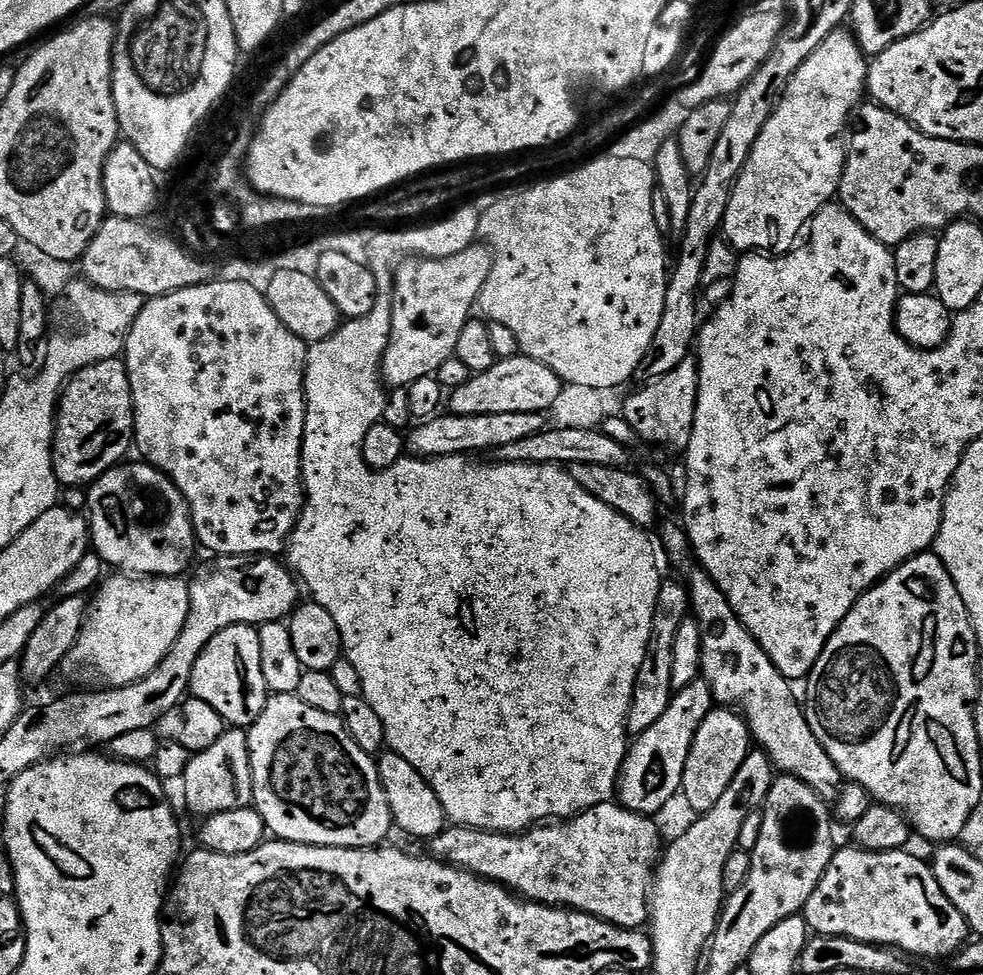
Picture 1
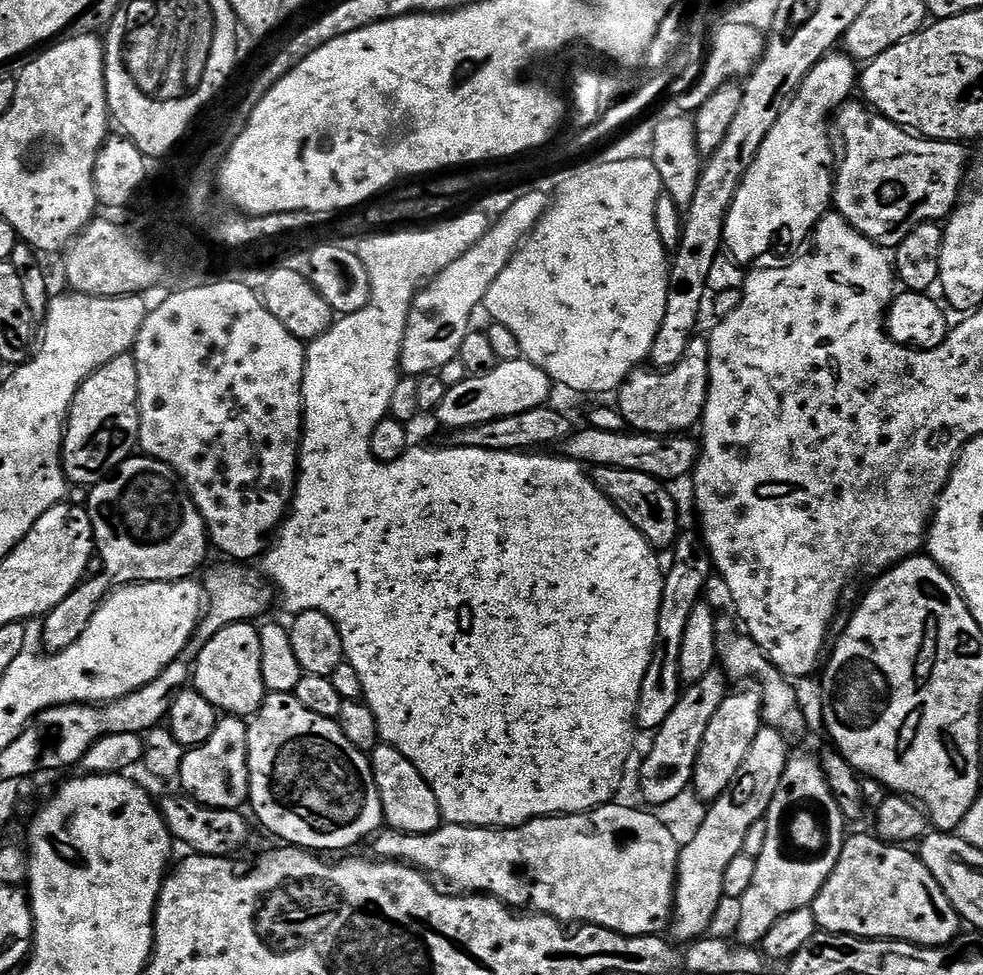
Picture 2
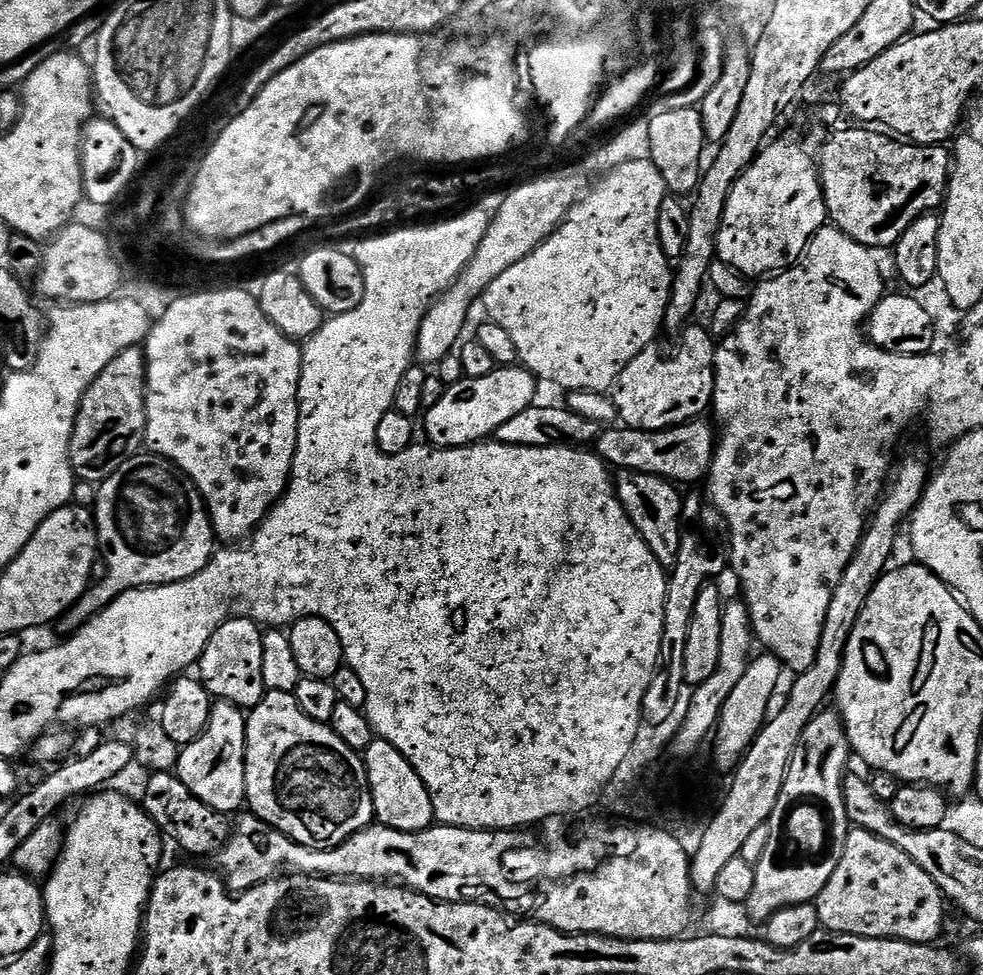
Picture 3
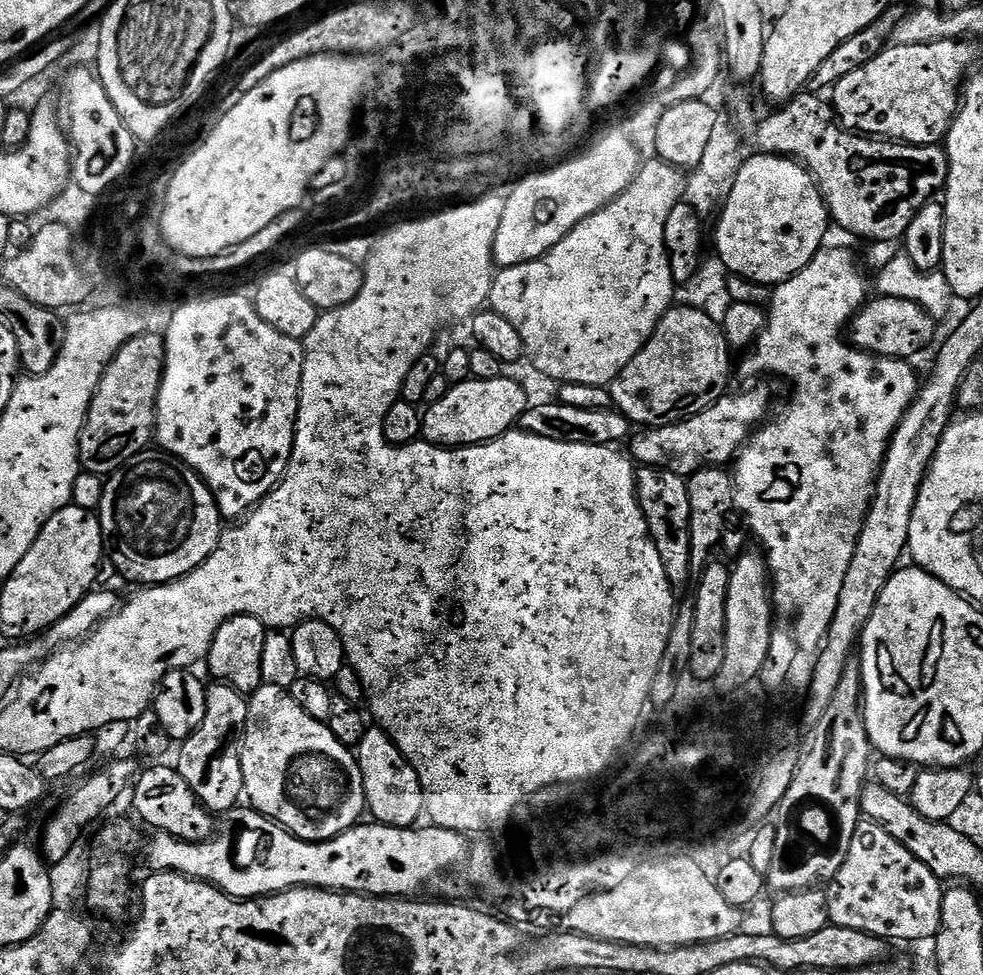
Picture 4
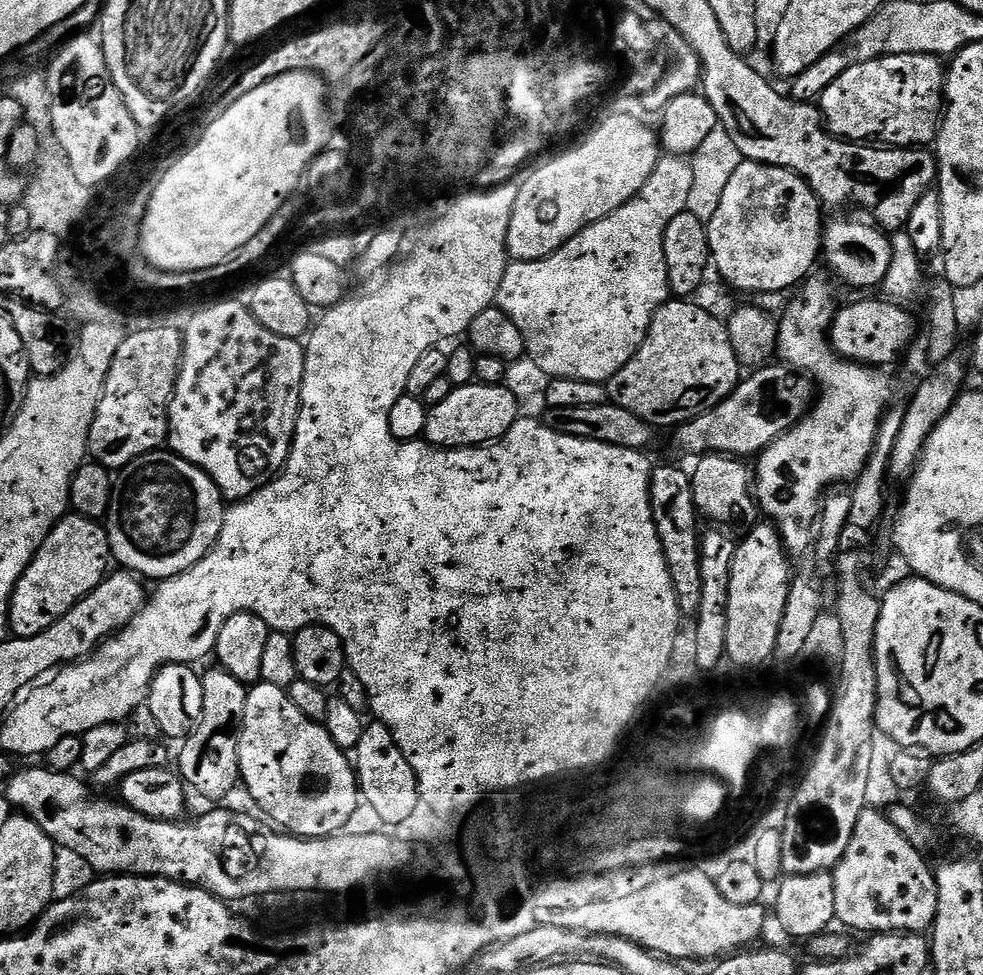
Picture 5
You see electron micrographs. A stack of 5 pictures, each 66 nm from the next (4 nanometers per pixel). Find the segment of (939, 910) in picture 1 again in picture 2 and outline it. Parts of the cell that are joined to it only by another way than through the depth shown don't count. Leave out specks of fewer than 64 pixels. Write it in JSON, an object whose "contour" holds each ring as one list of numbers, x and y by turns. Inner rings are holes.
{"contour":[[875,834,849,835,838,866,834,866,810,906,817,929,871,940,909,940,931,948,957,939,962,932,959,914,919,855,908,851,912,850,886,844]]}

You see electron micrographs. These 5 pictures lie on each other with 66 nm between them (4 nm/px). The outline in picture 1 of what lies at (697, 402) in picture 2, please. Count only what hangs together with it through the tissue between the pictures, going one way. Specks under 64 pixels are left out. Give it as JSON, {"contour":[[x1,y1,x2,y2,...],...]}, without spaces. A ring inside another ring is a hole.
{"contour":[[689,358,674,366,670,374,662,374,657,380,647,381,632,397,628,396,623,401,622,415,626,422,630,422,641,441,683,453,690,442,697,398,698,366,695,359]]}

